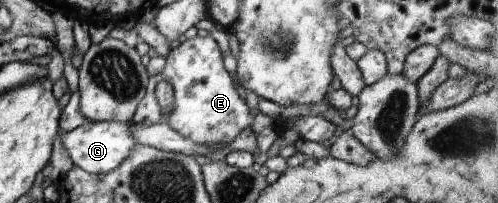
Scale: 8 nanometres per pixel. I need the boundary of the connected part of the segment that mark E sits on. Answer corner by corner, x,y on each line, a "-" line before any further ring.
211,35
186,39
169,50
163,72
149,76
145,96
137,105
131,123
150,127
161,122
161,107
155,97
155,86
161,80
173,87
175,112
168,125
194,143
229,144
244,128
252,128
254,118
249,114
242,92
233,85
233,79
223,65
223,55

